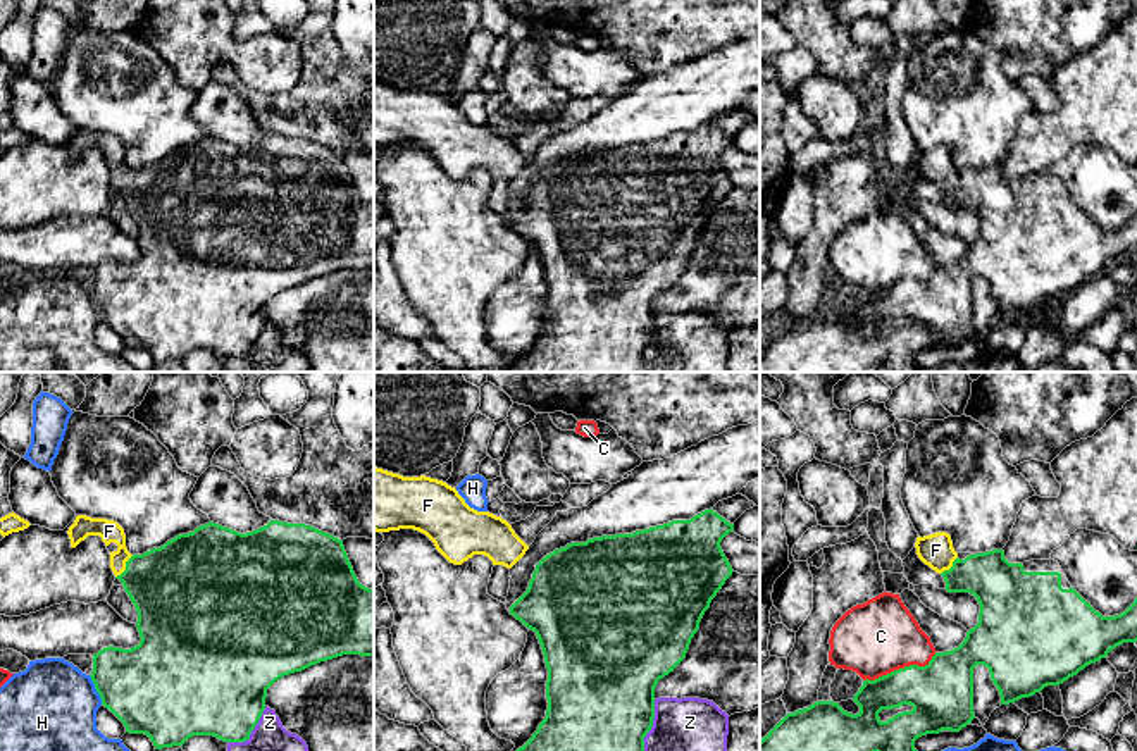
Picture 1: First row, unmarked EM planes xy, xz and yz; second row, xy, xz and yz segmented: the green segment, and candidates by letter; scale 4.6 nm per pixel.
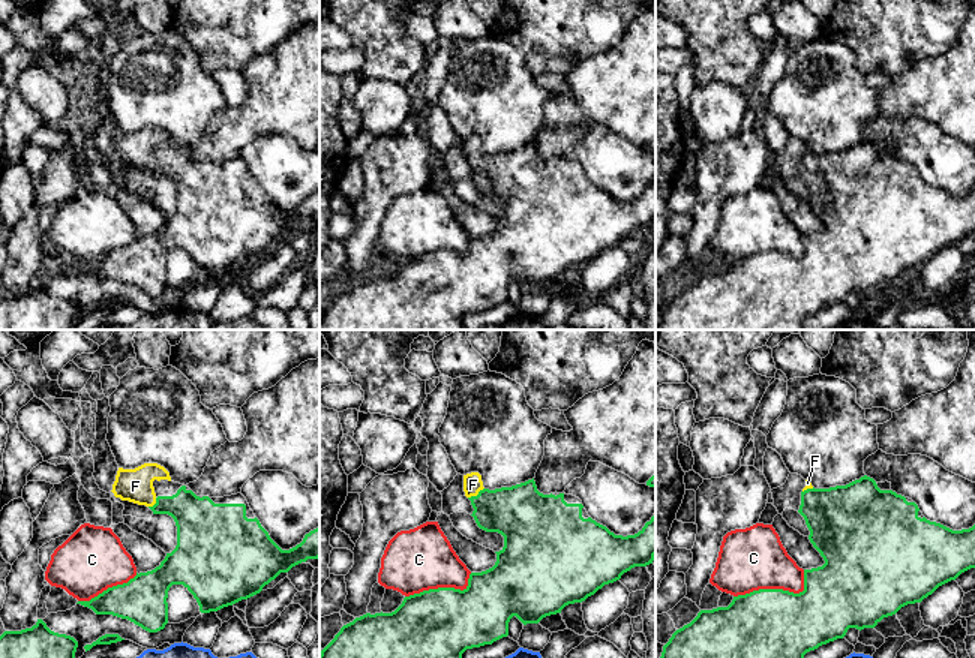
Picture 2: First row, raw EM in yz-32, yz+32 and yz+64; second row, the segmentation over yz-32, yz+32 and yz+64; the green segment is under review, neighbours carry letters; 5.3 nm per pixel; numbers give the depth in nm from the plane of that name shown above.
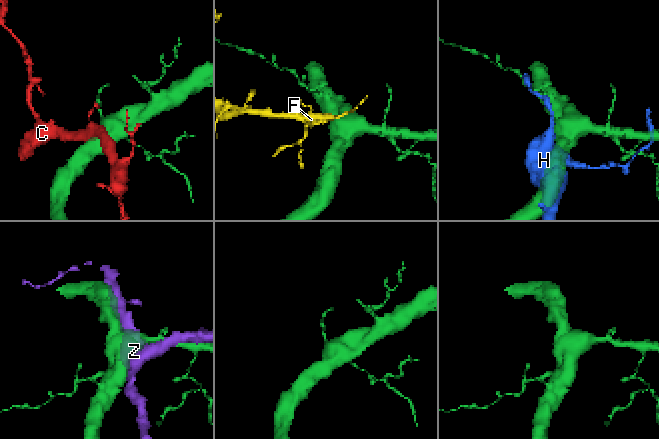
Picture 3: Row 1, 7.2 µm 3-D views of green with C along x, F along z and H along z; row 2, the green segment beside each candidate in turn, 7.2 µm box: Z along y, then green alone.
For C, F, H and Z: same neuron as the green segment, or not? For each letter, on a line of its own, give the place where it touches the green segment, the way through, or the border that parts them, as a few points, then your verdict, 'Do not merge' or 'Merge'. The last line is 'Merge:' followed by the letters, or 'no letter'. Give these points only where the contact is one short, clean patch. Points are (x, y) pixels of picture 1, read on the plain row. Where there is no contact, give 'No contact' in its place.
C: Touches green at yz (900, 283). Do not merge
F: Touches green at xy (126, 181). Path across: xy (174, 202), (126, 181), (121, 157), (109, 145). Merge
H: Touches green at xy (95, 302). Do not merge
Z: Touches green at xz (650, 343). Do not merge
Merge: F

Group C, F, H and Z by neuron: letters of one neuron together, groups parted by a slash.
C / F / H / Z

